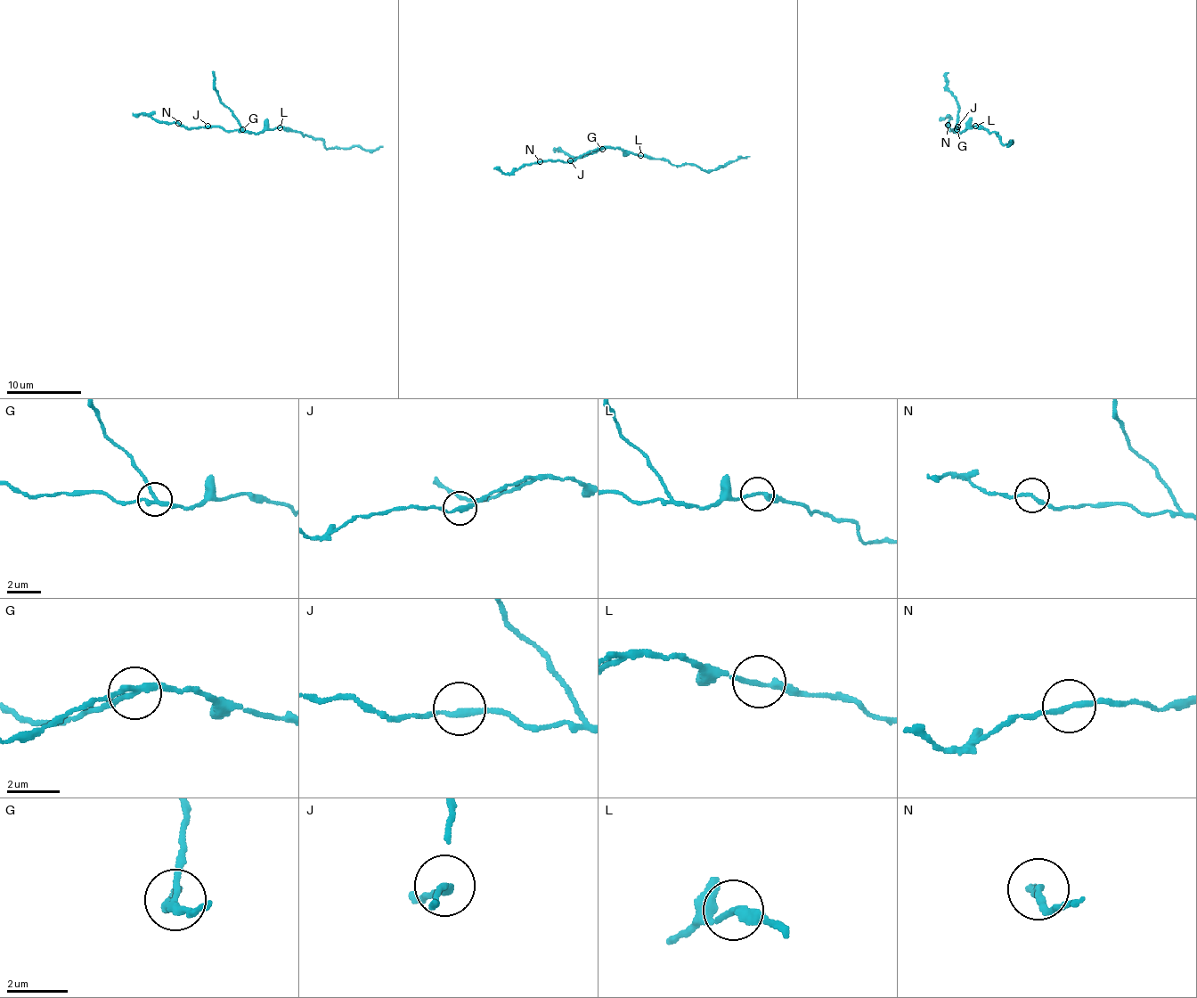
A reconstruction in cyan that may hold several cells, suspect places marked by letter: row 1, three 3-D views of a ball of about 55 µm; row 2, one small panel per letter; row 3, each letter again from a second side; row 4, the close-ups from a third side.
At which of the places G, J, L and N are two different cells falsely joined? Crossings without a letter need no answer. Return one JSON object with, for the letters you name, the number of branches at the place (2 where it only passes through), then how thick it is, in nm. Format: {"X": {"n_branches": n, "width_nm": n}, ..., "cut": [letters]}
{"G": {"n_branches": 3, "width_nm": 200}, "N": {"n_branches": 2, "width_nm": 200}, "cut": ["G", "N"]}

